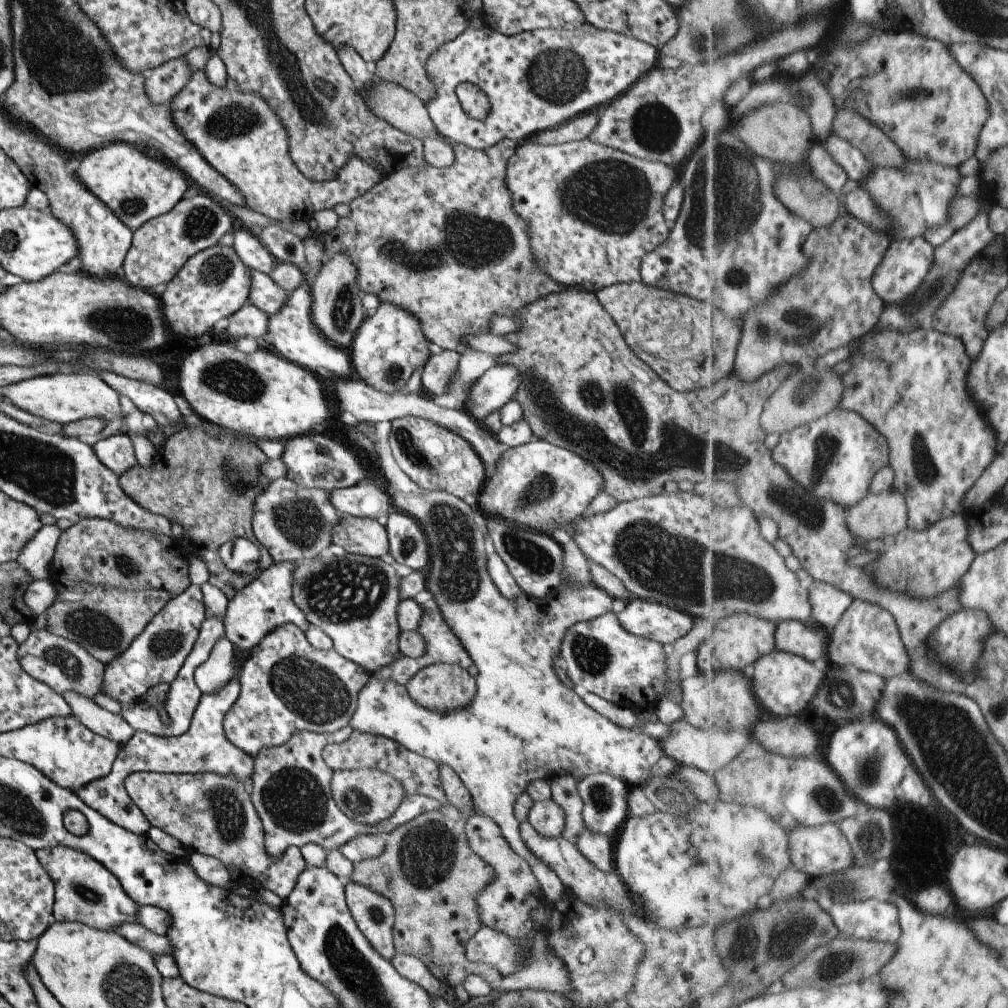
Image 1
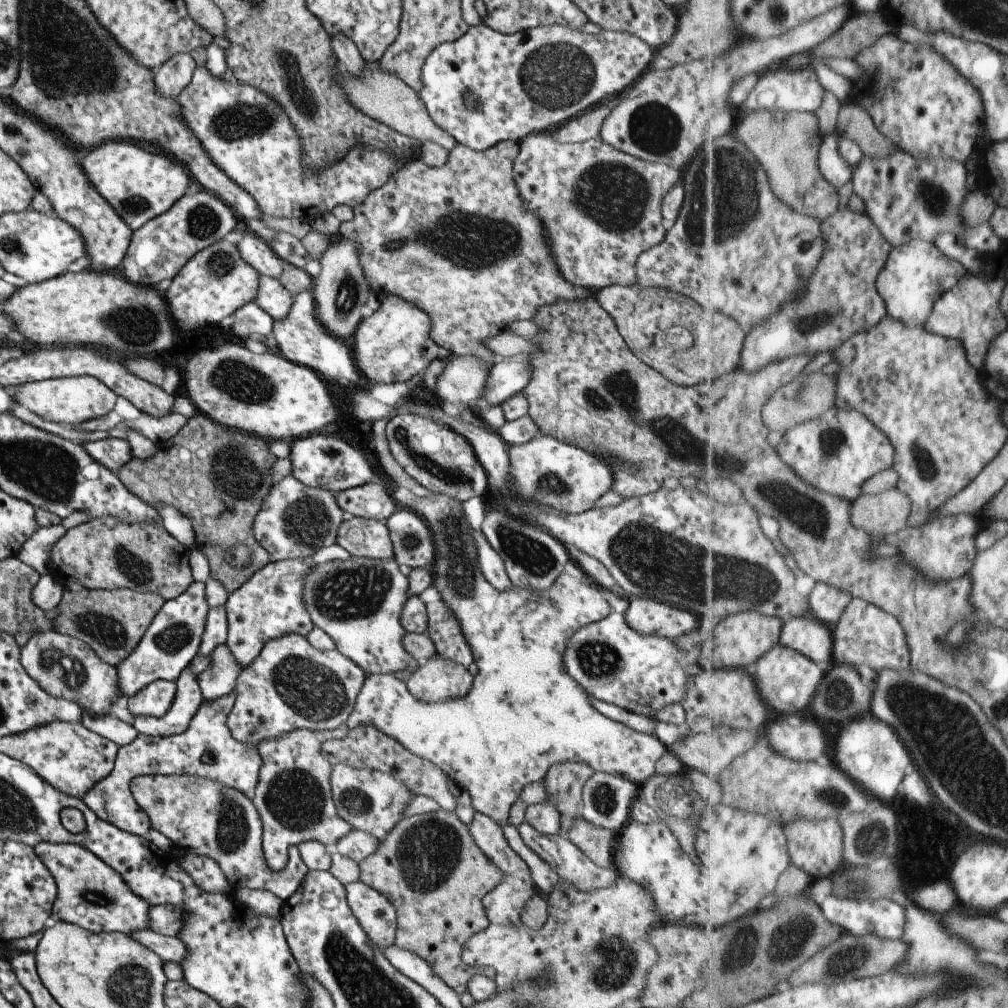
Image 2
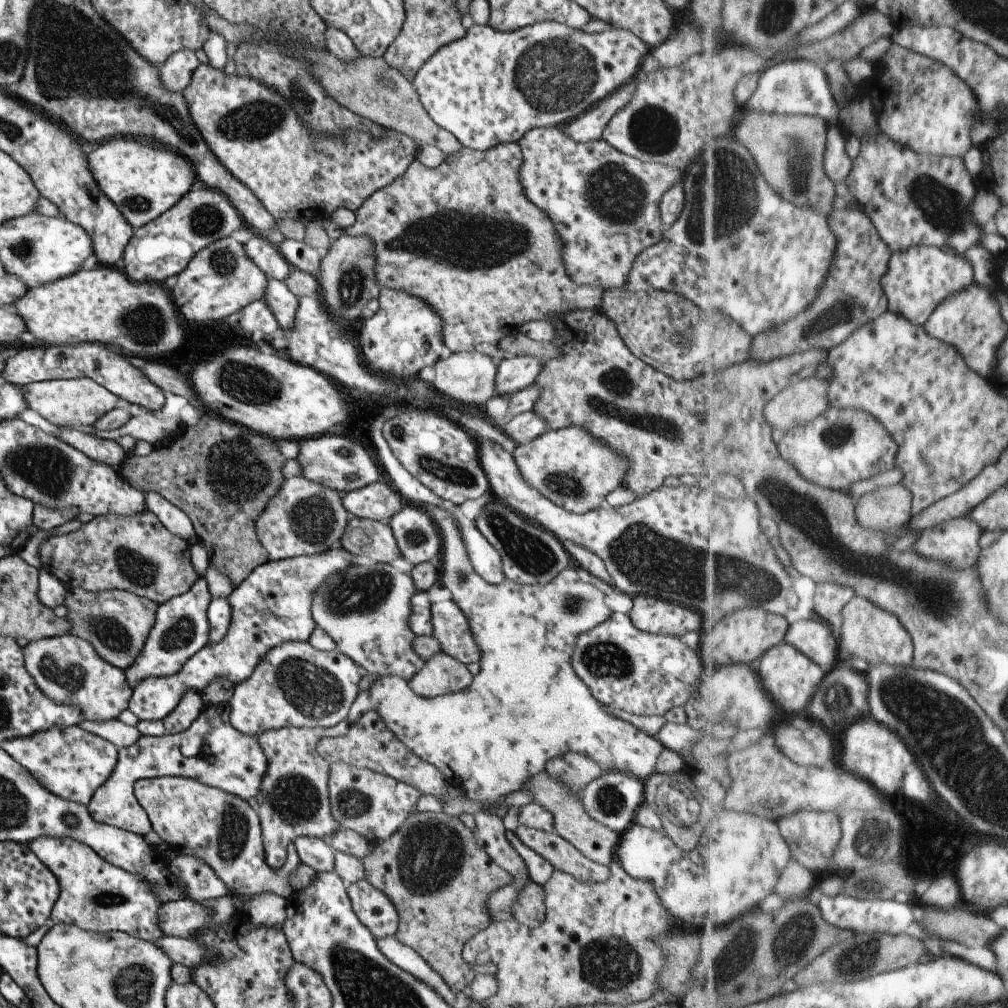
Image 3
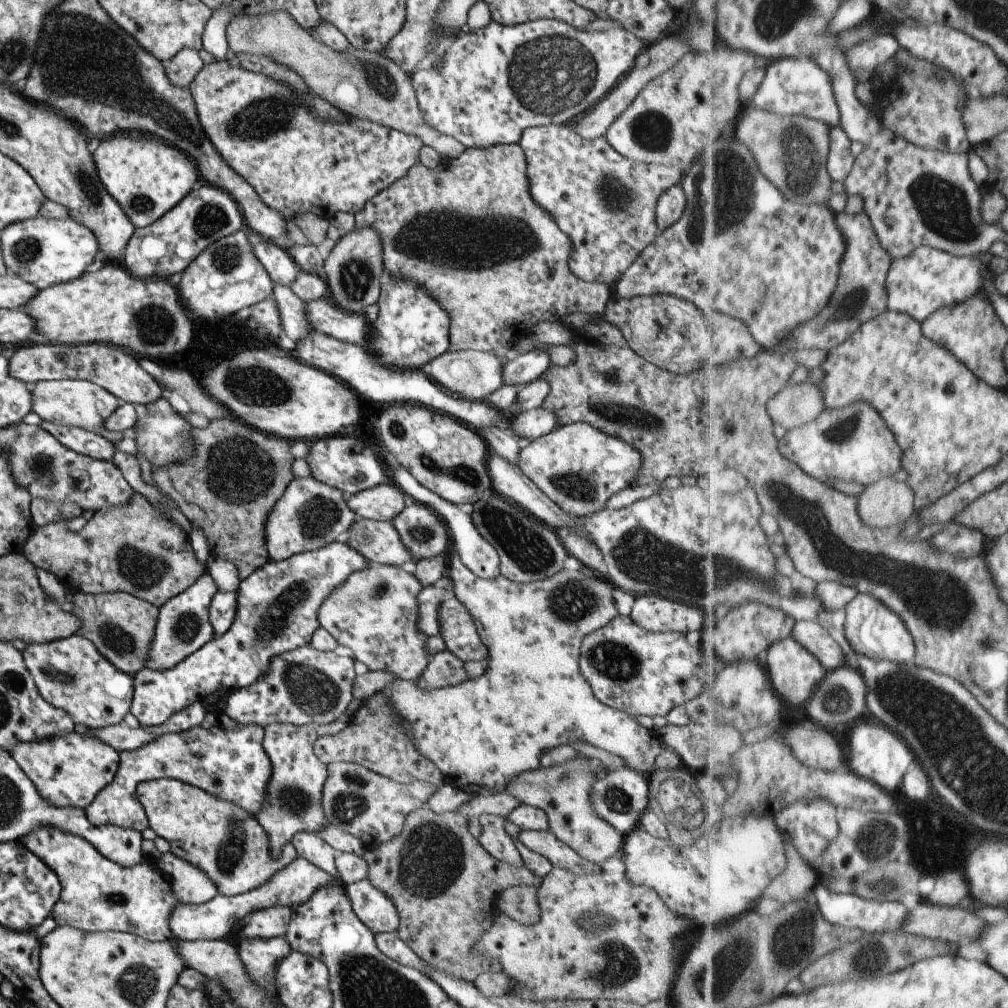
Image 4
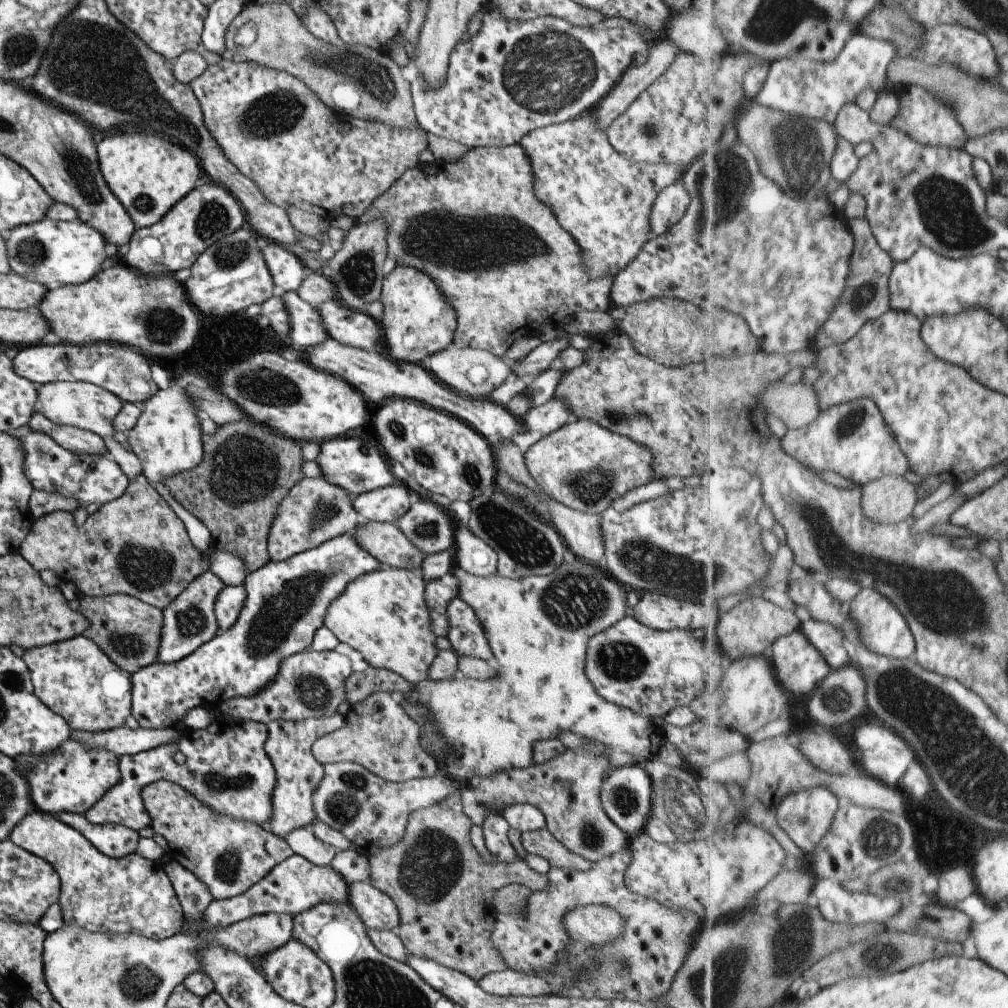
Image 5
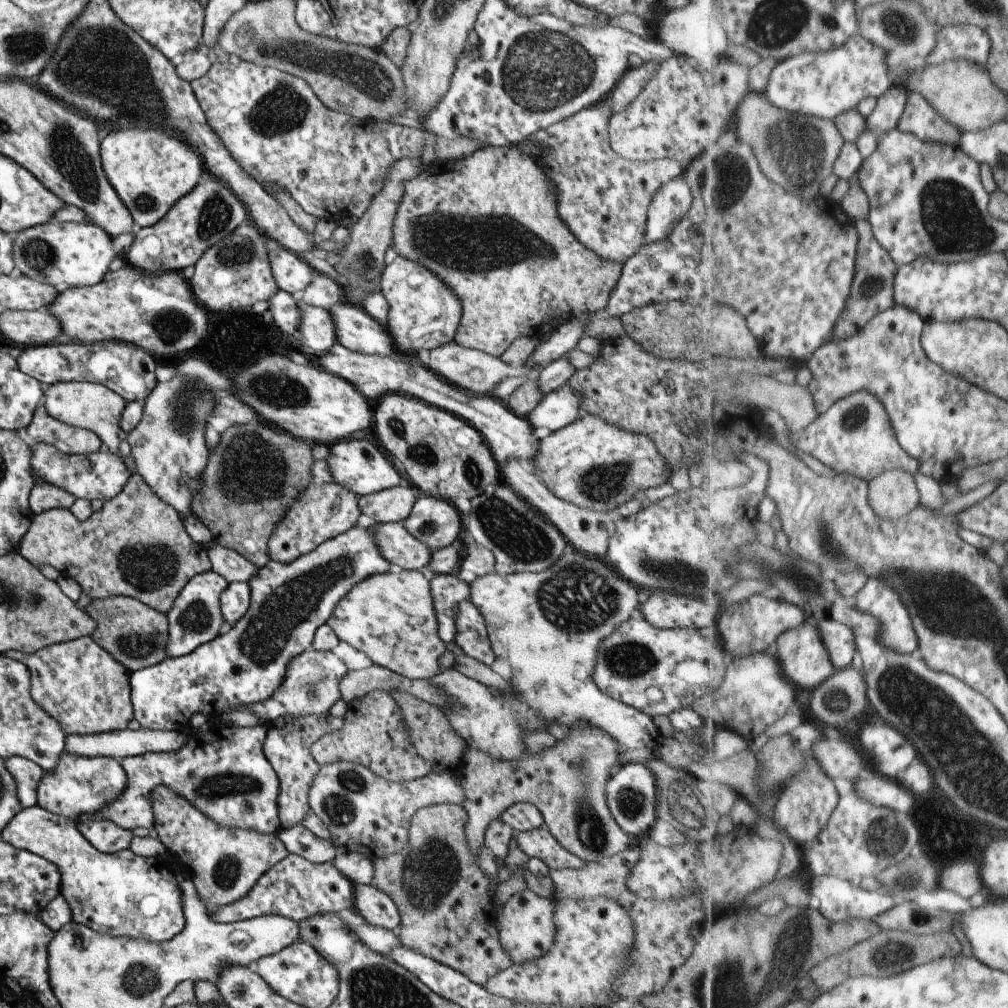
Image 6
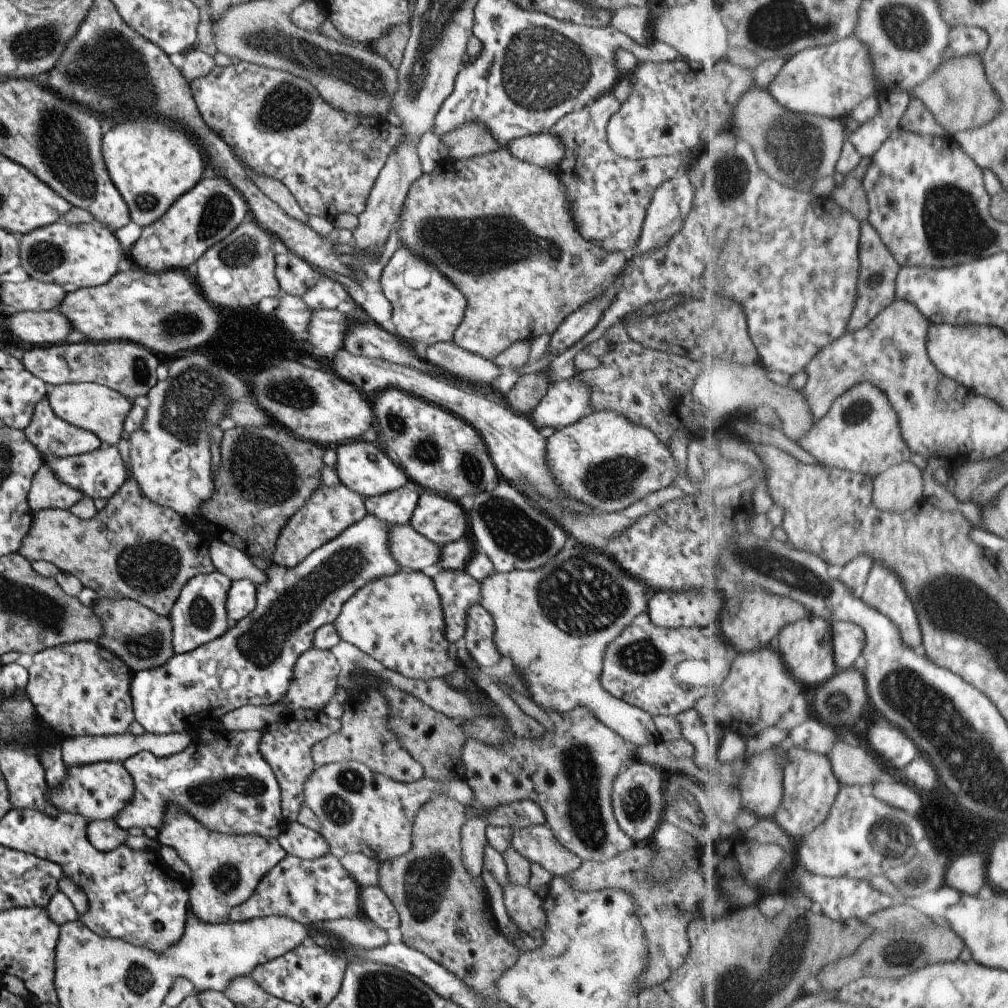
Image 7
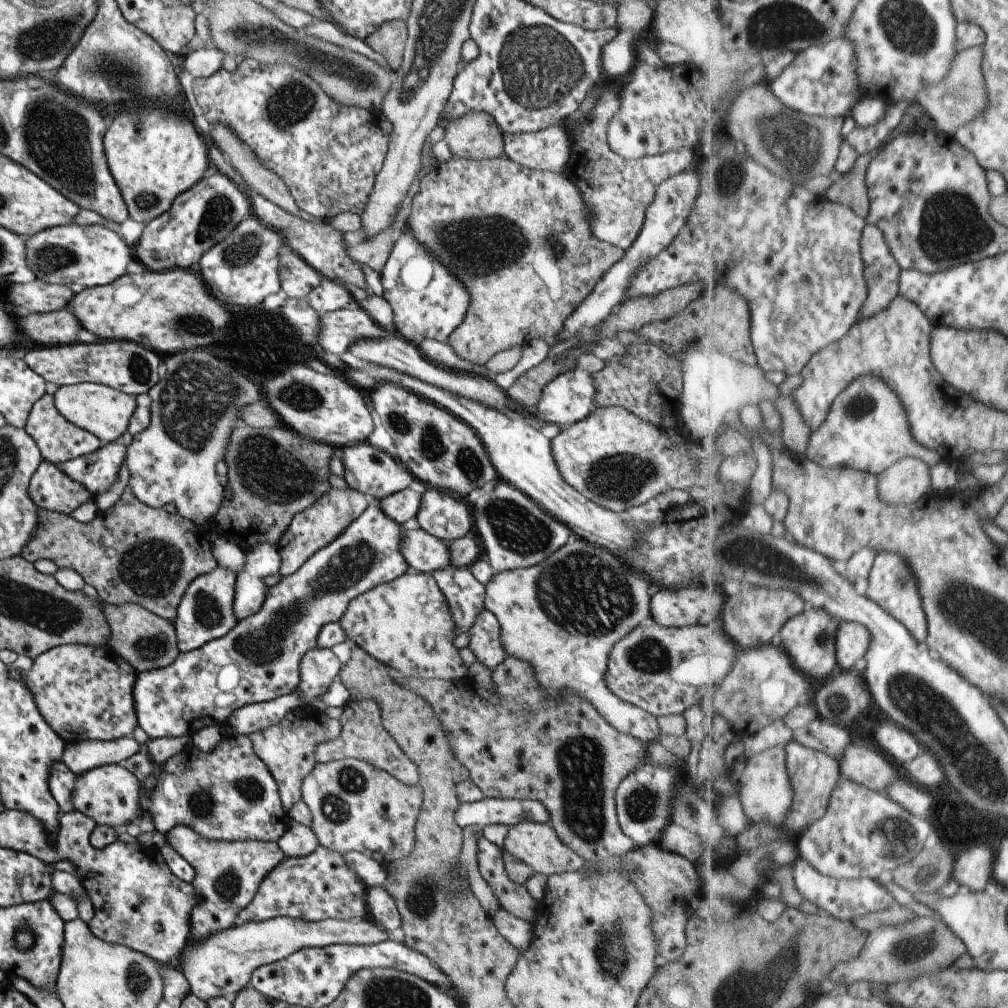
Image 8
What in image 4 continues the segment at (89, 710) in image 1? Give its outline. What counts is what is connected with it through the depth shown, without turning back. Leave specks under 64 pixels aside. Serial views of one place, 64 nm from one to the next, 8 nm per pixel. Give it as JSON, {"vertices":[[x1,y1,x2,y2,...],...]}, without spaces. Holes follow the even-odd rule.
{"vertices":[[123,721,119,724,97,729,87,728,87,726,84,725,76,725,74,730,75,732,79,732,79,734,93,736,93,738,109,744,109,746,118,753,123,750,137,750,137,748,141,748,141,744,145,746,145,744,153,742,156,738,156,736,149,734,149,732,145,734,145,732,141,730,141,727,130,728]]}

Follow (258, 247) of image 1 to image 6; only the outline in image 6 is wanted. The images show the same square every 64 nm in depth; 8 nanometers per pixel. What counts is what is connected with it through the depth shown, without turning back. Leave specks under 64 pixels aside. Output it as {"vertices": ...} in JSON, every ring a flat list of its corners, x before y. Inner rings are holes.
{"vertices":[[279,246,276,250,267,251,267,260,279,291,298,295,311,282,313,270,302,258,296,257,291,251]]}

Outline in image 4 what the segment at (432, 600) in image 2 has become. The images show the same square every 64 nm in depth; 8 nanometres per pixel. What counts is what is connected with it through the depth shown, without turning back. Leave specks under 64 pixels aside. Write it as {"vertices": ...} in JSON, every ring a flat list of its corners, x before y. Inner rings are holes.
{"vertices":[[451,589,443,592,445,594,439,602,438,619,439,635,445,648,461,662,483,660,487,657,487,650,475,632,473,618,469,616,467,608,457,602]]}

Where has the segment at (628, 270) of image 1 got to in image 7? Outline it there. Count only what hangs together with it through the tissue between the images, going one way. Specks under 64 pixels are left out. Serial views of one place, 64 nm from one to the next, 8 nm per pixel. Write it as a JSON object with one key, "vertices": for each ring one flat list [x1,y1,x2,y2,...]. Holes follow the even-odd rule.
{"vertices":[[611,90,607,93,601,94,595,101,591,102,588,106,581,108,579,111,571,112,567,114,565,117,562,117,549,131,545,133,552,133,556,135,562,146,564,147,564,158,559,162,557,167,551,169,551,172,556,176,557,179,566,187,568,190,568,201,570,202,570,214,572,215,572,220,576,224,578,231,582,235,583,239,587,239,588,241,595,242,595,244,599,244,599,246,603,247,606,251,618,251,627,257,627,254,631,253,631,250,636,246,638,237,640,236,640,231,642,228,642,223,644,220,644,213,651,201,653,192,657,189,657,186,667,181,668,179,674,178,680,171,684,170,684,168,688,165,691,160,691,156,689,154,675,154,661,157,650,157,643,158,640,160,628,160,627,158,615,155,609,148,606,142,606,125,608,124,609,118,618,110,618,106,620,103,615,99]]}

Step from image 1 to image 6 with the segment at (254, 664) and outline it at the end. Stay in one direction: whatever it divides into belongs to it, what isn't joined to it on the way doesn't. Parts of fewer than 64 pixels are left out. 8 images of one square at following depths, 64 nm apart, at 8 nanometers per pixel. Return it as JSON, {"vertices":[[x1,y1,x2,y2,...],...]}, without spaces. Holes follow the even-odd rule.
{"vertices":[[303,651,287,662,285,678,283,678,281,686,267,700,255,702,255,704,247,704,247,706,245,704,233,706,233,708,223,710,222,715,231,714,231,712,241,710,241,708,247,708,255,716,259,716,264,723,275,720,275,718,280,716,297,718,298,716,328,715,329,708,340,699,338,684,345,674,347,674,347,666,333,652]]}

